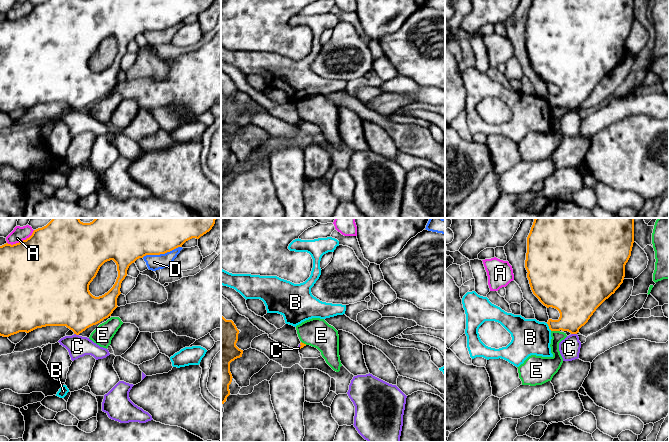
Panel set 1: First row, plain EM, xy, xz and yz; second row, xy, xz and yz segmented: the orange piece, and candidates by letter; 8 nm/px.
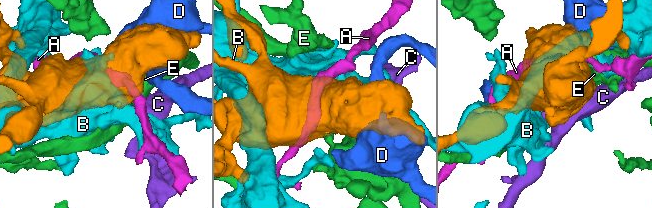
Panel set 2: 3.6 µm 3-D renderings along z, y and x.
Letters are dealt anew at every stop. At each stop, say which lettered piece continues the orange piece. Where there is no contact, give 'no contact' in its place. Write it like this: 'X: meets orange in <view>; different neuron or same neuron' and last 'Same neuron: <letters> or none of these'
A: meets orange in xy; different neuron
B: meets orange in yz; different neuron
C: meets orange in yz; different neuron
D: meets orange in xy; different neuron
E: meets orange in yz; different neuron
Same neuron: none of these

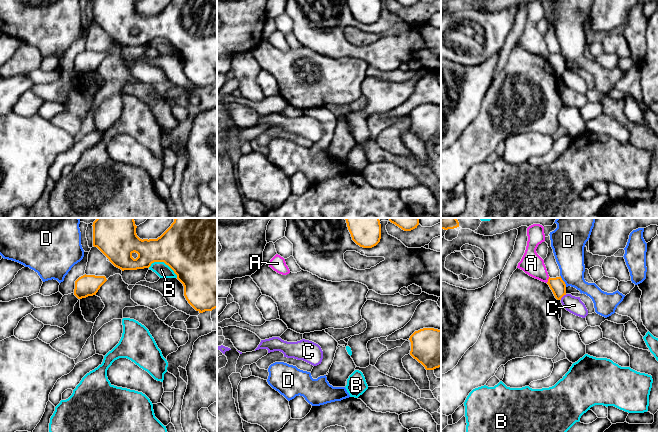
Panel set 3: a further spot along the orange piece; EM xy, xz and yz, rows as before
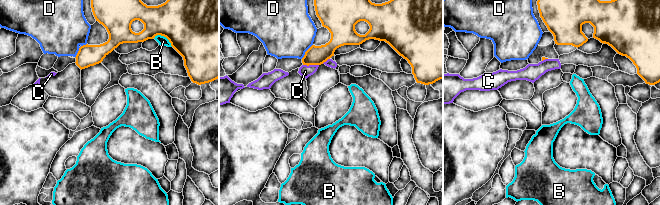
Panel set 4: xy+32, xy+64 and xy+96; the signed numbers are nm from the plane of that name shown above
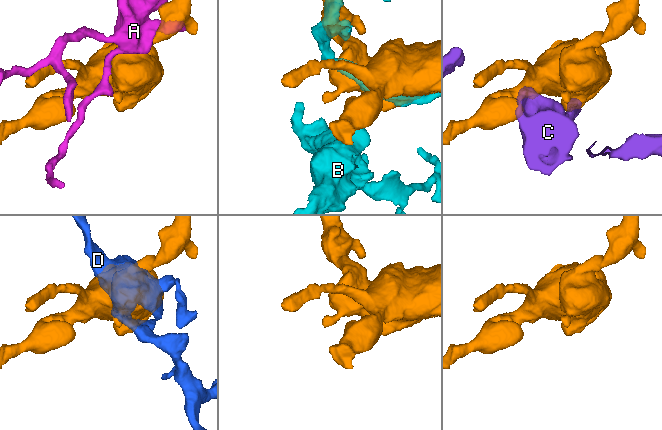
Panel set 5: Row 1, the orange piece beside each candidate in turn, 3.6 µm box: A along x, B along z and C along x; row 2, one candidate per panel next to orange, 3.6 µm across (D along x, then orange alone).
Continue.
A: meets orange in yz; different neuron
B: meets orange in xy; different neuron
C: meets orange in yz; different neuron
D: meets orange in yz; different neuron
Same neuron: none of these

